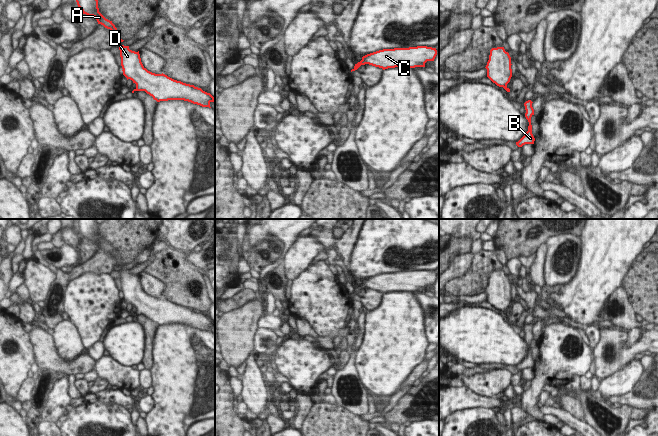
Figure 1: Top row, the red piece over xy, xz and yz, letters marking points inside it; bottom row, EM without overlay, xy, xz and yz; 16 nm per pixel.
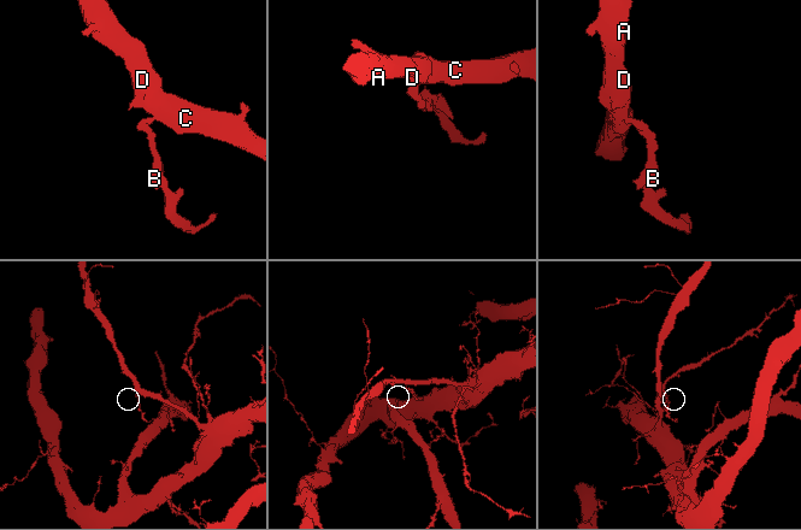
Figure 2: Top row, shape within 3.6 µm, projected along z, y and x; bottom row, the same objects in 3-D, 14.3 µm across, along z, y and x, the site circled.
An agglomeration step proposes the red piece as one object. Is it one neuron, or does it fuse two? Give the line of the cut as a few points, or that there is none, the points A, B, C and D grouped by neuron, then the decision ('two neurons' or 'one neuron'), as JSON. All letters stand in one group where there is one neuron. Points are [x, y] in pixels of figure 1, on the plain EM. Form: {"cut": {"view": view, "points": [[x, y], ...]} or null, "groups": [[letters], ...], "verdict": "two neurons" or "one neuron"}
{"cut": null, "groups": [["A", "B", "C", "D"]], "verdict": "one neuron"}

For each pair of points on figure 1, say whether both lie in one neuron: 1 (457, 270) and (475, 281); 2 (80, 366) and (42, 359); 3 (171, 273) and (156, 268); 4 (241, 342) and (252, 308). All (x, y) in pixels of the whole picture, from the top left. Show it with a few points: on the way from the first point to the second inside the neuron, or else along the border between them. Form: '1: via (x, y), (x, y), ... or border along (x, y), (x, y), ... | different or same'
1: border along (474, 254), (472, 265), (463, 274), (449, 281) | different
2: via (71, 366), (61, 366), (51, 360) | same
3: via (167, 269), (160, 268) | same
4: via (241, 334), (241, 323), (247, 316) | same

